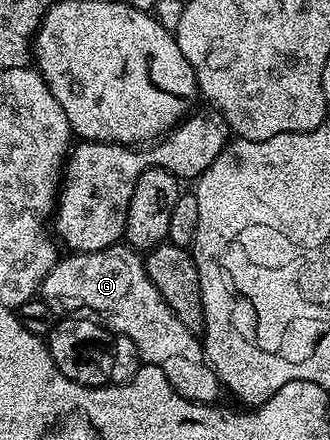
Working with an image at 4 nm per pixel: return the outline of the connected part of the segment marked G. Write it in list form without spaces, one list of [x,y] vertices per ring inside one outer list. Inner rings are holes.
[[[120,243],[92,253],[71,253],[60,256],[55,266],[49,271],[49,275],[45,275],[38,296],[45,303],[49,303],[49,307],[53,307],[56,314],[68,317],[80,315],[89,317],[98,325],[106,325],[112,334],[133,339],[133,343],[137,343],[140,362],[161,367],[161,371],[165,371],[172,387],[185,399],[200,403],[211,403],[216,400],[217,378],[211,366],[201,356],[200,338],[191,333],[189,327],[185,327],[185,323],[177,319],[177,315],[173,315],[165,299],[161,299],[161,291],[153,287],[147,274],[144,258],[130,245]]]

